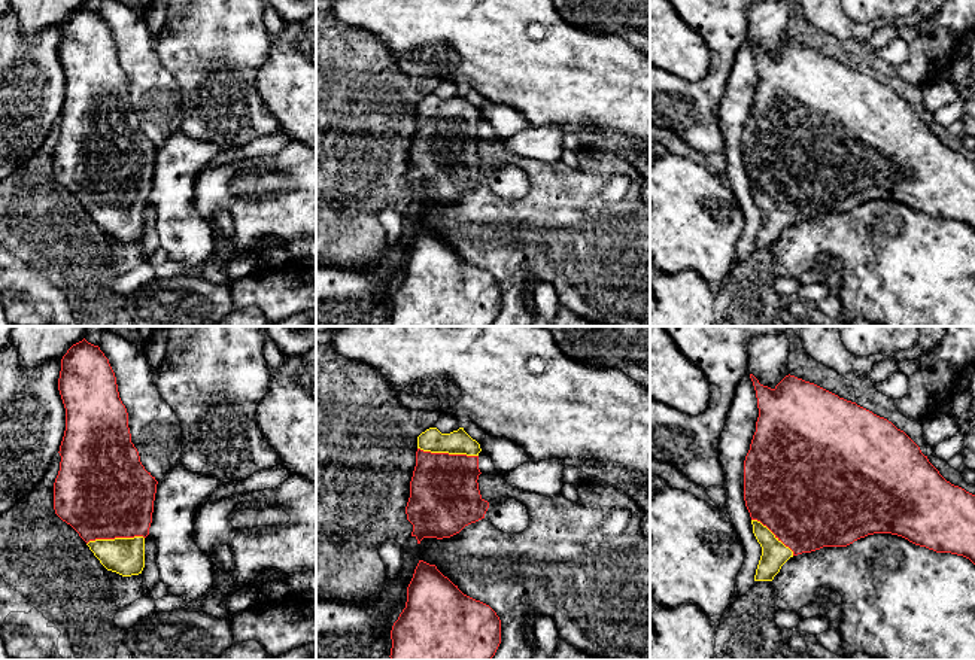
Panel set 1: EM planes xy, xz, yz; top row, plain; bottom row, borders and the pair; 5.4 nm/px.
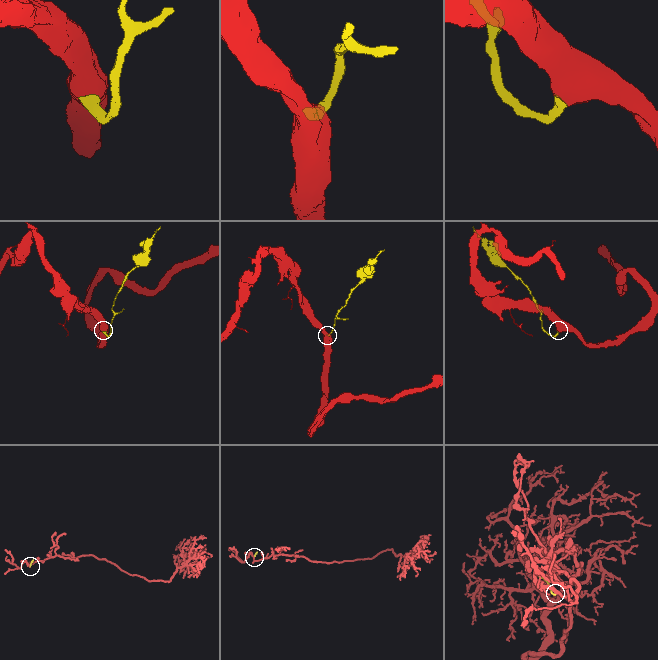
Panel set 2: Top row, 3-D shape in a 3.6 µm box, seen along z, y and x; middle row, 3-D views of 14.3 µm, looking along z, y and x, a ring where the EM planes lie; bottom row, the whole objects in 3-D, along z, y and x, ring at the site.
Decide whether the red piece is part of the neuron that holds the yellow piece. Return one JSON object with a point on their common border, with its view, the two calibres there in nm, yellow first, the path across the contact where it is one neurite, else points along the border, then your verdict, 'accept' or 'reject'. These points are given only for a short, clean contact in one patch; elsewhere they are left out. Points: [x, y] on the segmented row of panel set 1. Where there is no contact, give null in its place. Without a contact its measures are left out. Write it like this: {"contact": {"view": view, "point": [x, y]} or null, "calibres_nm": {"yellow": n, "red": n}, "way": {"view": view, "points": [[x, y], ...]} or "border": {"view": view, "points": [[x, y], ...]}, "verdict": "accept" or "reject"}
{"contact": {"view": "xz", "point": [447, 452]}, "calibres_nm": {"yellow": 130, "red": 380}, "way": {"view": "xz", "points": [[458, 441], [447, 452], [445, 498]]}, "verdict": "accept"}

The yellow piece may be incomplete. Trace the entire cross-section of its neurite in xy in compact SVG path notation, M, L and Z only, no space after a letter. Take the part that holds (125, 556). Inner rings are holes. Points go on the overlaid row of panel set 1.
M85 338L61 359L58 390L66 408L60 471L54 483L55 514L86 542L100 563L122 577L142 574L145 538L152 523L158 481L145 469L128 428L109 359Z

